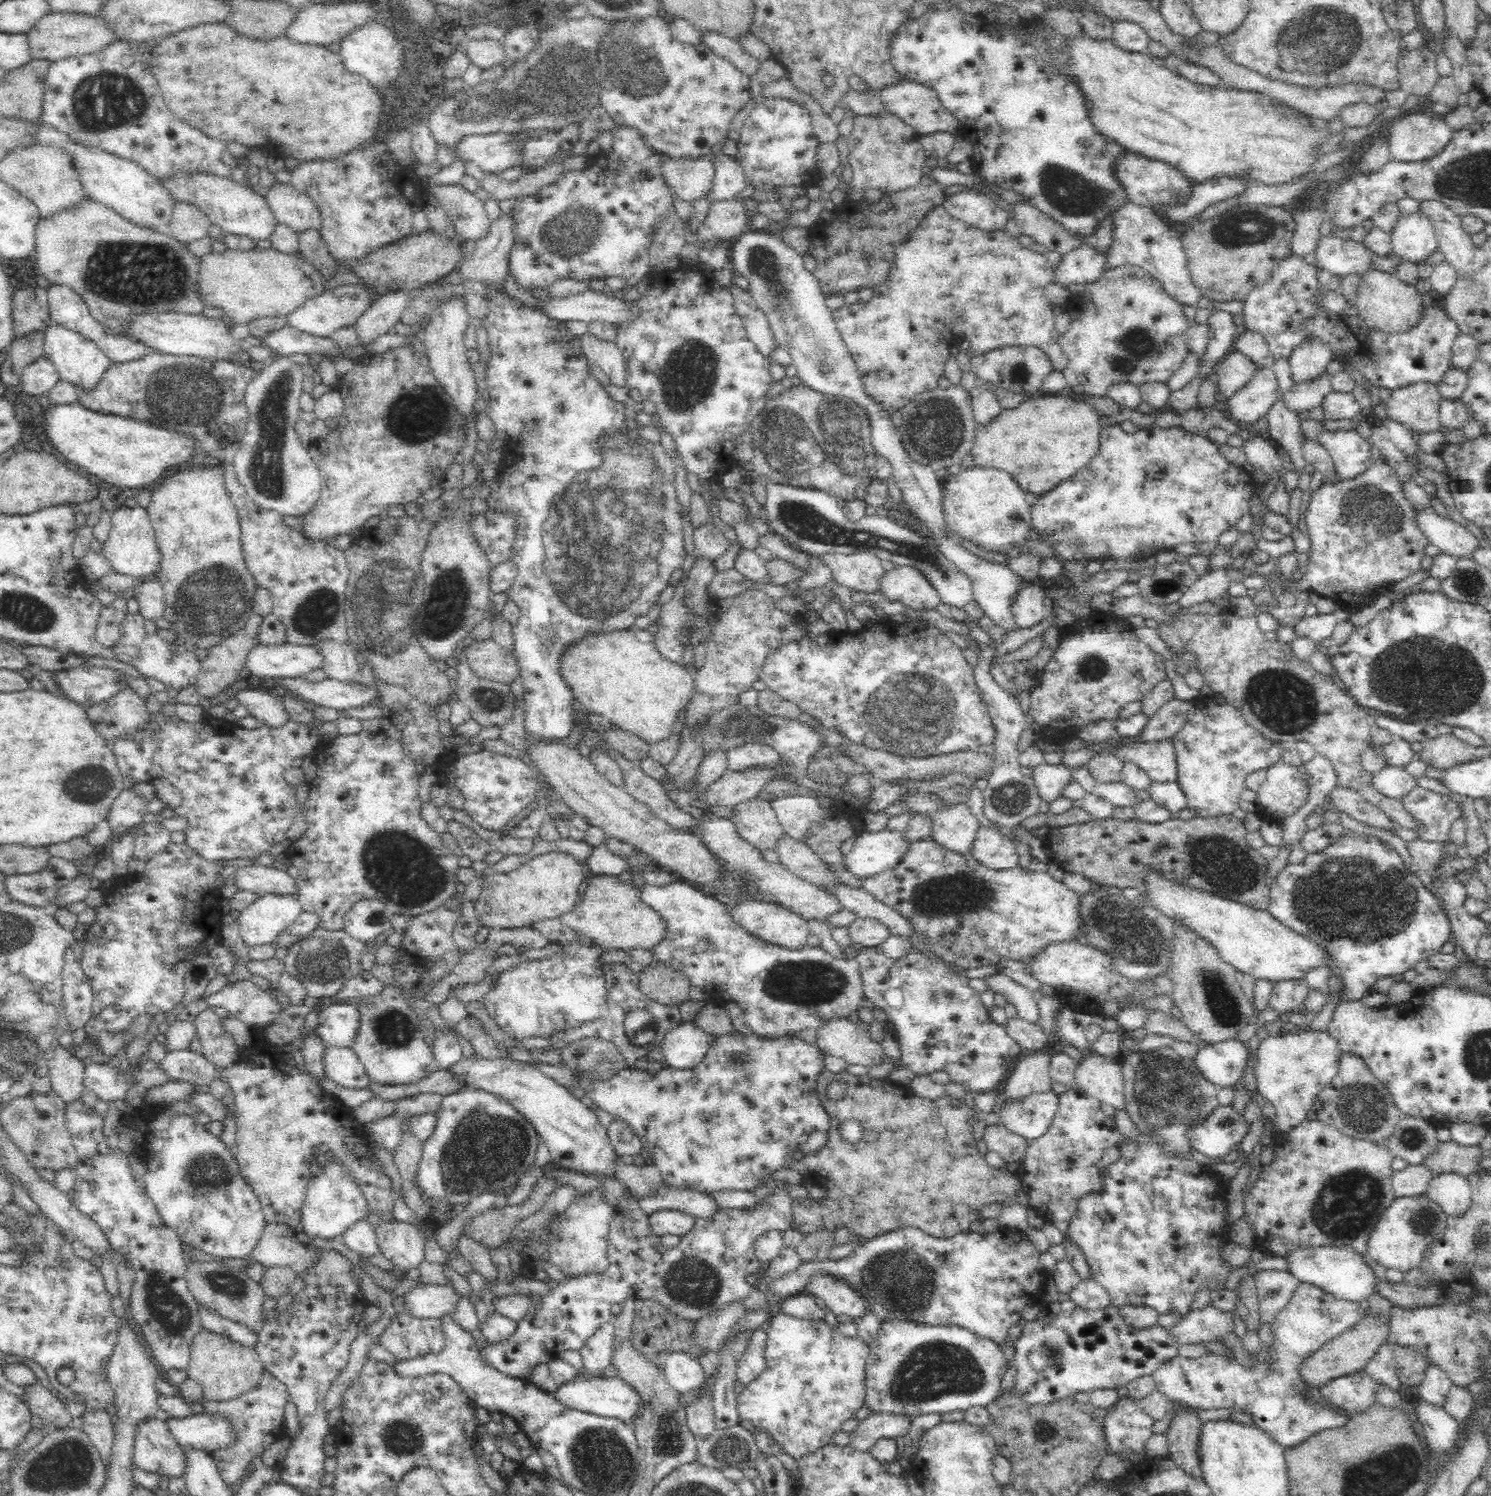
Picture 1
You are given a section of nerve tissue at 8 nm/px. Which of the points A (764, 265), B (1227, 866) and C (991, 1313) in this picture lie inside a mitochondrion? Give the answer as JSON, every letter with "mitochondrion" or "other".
{"A":"mitochondrion","B":"mitochondrion","C":"other"}

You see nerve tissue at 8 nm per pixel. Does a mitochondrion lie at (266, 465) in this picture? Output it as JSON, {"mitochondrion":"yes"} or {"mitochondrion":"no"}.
{"mitochondrion":"yes"}

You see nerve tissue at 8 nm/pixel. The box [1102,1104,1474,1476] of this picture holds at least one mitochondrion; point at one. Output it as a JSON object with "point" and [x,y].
{"point":[1346,1206]}

